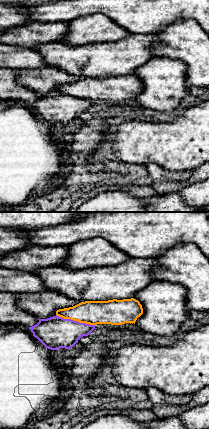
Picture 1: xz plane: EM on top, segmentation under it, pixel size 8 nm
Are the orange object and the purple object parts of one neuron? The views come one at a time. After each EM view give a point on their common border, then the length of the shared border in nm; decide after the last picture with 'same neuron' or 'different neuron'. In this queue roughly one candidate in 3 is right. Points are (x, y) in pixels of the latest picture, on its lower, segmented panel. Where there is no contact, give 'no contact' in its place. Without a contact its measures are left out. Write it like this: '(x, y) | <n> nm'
(76, 320) | 340 nm

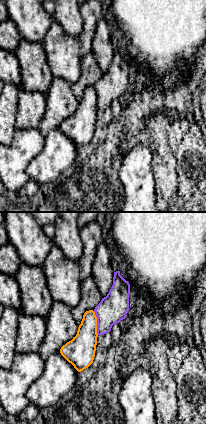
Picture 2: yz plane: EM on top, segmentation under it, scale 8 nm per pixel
(96, 323) | 200 nm

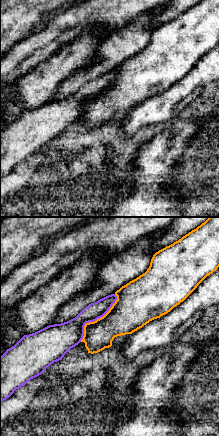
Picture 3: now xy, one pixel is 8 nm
(97, 319) | 480 nm

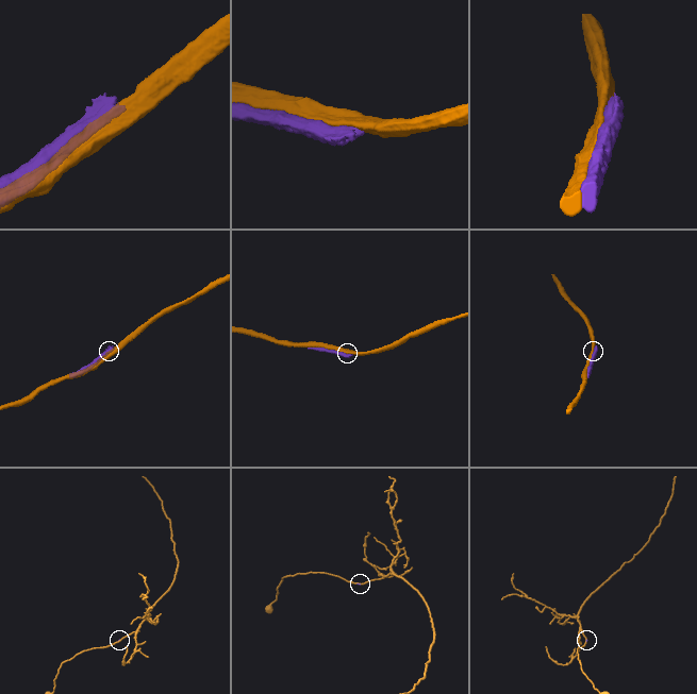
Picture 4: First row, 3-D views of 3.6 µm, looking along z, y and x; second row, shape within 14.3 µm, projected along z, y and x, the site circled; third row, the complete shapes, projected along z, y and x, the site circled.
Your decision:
different neuron

